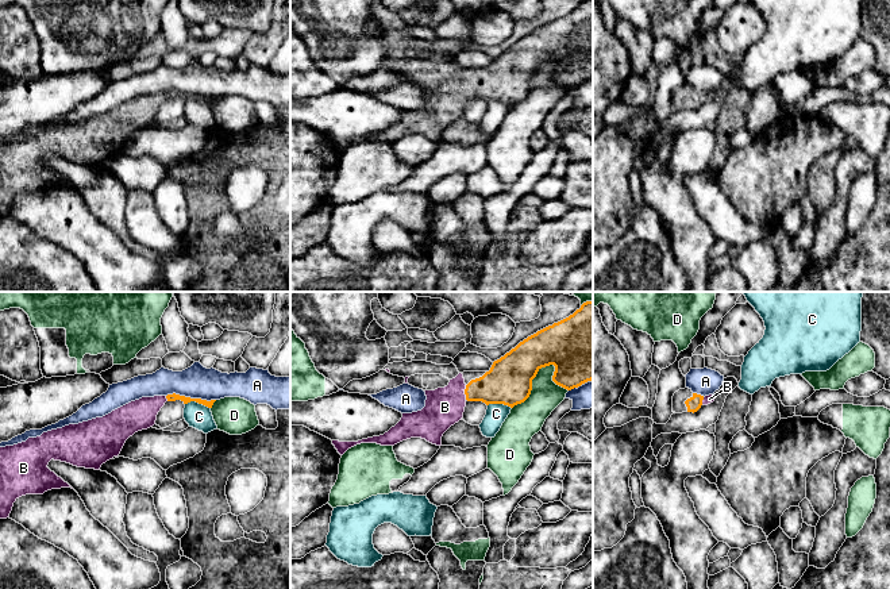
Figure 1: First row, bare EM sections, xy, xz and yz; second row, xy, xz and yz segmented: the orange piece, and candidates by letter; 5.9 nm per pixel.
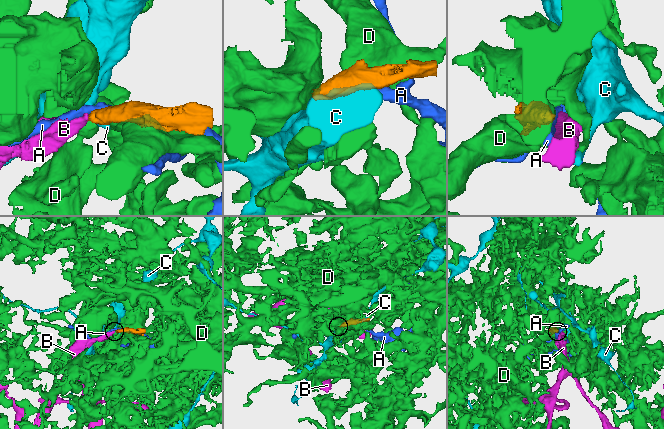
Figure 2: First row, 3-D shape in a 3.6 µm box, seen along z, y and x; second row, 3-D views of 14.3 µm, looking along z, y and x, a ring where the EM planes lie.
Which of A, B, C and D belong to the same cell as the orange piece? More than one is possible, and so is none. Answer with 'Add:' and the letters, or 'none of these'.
Add: B

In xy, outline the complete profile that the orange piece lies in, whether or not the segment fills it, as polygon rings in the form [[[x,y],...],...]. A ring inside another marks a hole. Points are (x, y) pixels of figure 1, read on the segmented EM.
[[[176,393],[142,397],[103,417],[69,424],[26,442],[0,447],[0,519],[9,517],[14,503],[22,496],[72,488],[47,467],[51,459],[100,470],[103,463],[120,454],[130,436],[155,424],[166,401],[176,400],[184,404],[196,401],[208,408],[216,401]]]

